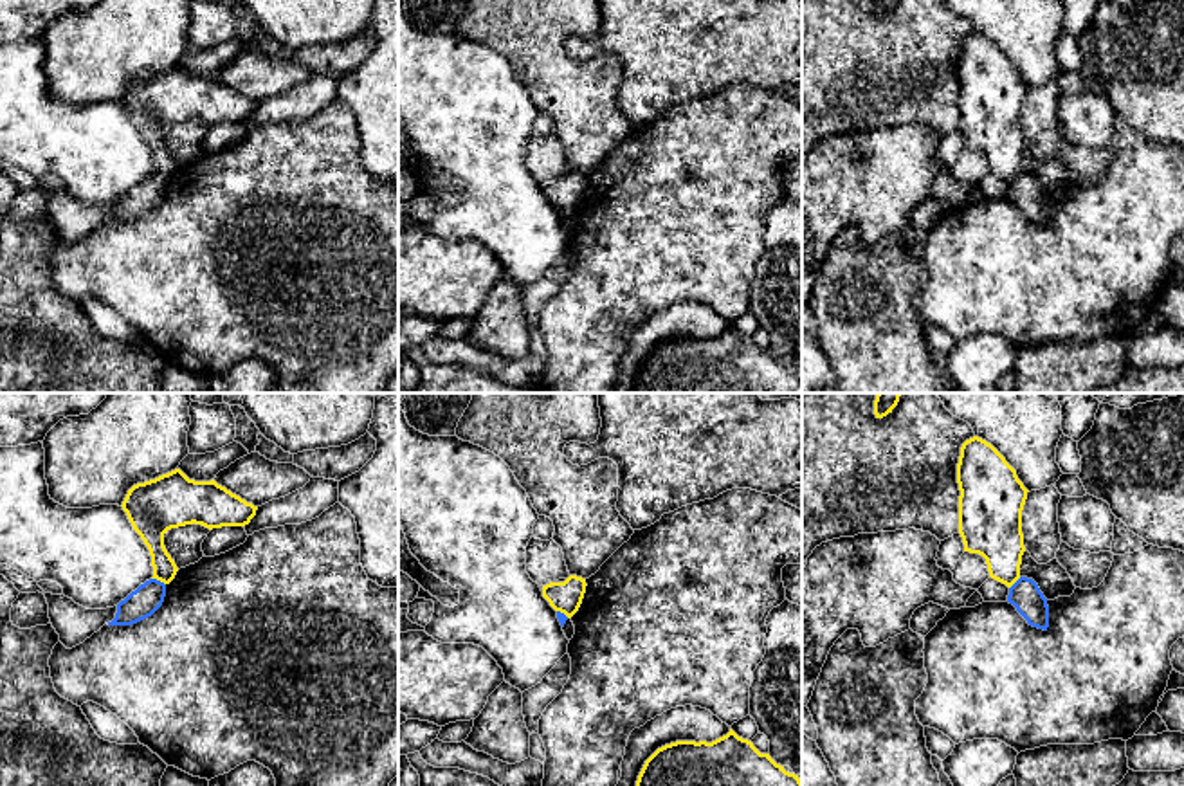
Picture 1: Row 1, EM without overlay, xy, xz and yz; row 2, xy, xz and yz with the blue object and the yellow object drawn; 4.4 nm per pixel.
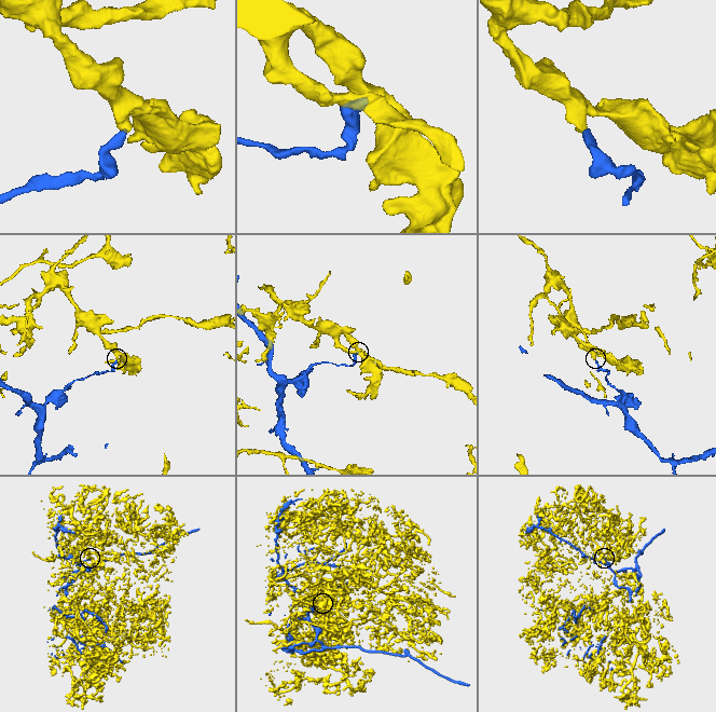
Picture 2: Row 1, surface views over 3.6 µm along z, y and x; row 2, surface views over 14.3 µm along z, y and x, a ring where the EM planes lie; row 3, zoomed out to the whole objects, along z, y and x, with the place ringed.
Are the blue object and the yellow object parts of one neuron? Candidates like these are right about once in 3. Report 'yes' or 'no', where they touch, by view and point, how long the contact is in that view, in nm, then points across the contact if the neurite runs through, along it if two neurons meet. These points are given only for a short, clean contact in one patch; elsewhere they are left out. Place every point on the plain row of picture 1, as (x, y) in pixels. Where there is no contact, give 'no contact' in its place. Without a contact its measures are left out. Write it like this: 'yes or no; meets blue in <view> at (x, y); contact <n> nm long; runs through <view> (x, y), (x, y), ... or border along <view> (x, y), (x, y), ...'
no; meets blue in xy at (159, 177); contact 70 nm long; border along xy (152, 173), (164, 181)

